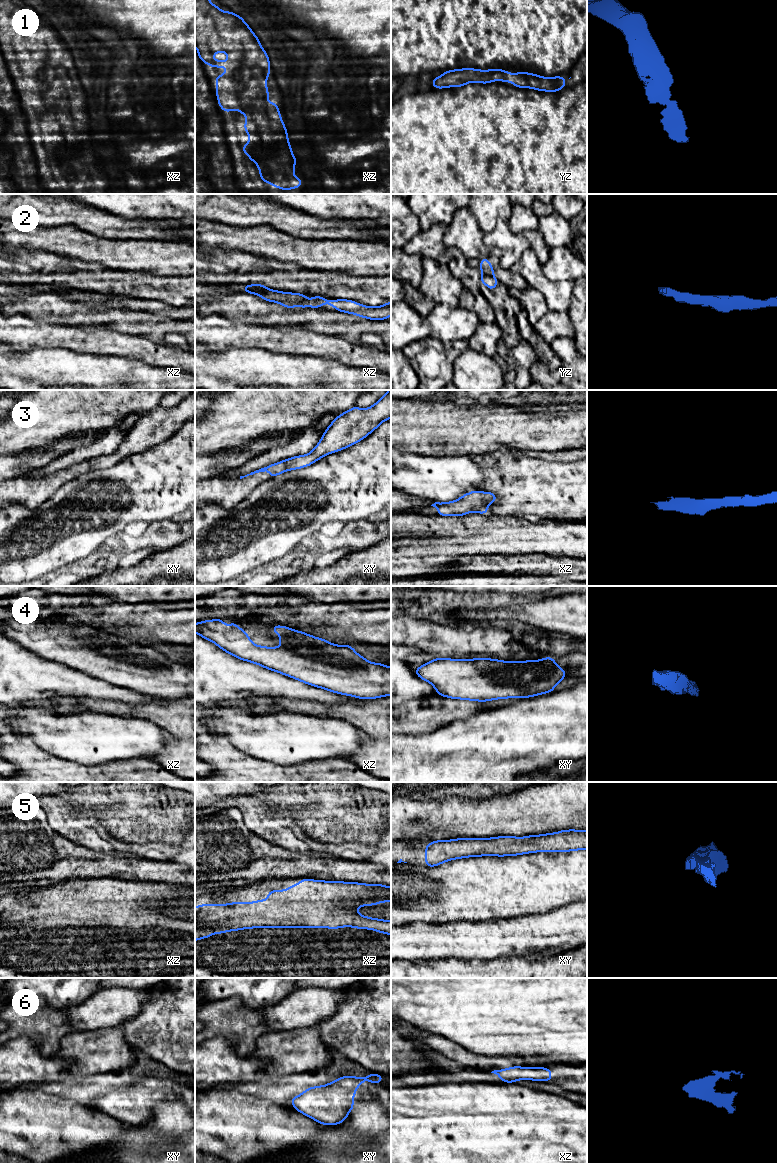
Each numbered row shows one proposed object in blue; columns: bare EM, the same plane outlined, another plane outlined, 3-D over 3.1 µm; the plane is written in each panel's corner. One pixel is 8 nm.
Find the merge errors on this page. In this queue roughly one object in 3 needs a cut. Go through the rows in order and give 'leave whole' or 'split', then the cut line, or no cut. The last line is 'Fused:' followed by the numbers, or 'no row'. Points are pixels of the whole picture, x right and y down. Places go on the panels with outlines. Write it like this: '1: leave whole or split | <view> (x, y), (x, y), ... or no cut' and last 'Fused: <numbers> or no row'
1: leave whole | no cut
2: split | yz (482, 272), (492, 276)
3: leave whole | no cut
4: leave whole | no cut
5: leave whole | no cut
6: leave whole | no cut
Fused: 2

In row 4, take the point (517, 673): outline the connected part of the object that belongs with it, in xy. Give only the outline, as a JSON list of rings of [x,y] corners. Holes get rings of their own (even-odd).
[[[438,658],[419,666],[414,673],[431,683],[438,695],[451,699],[486,702],[506,698],[527,698],[554,692],[555,686],[567,677],[555,659],[501,661],[490,658],[450,659]]]

